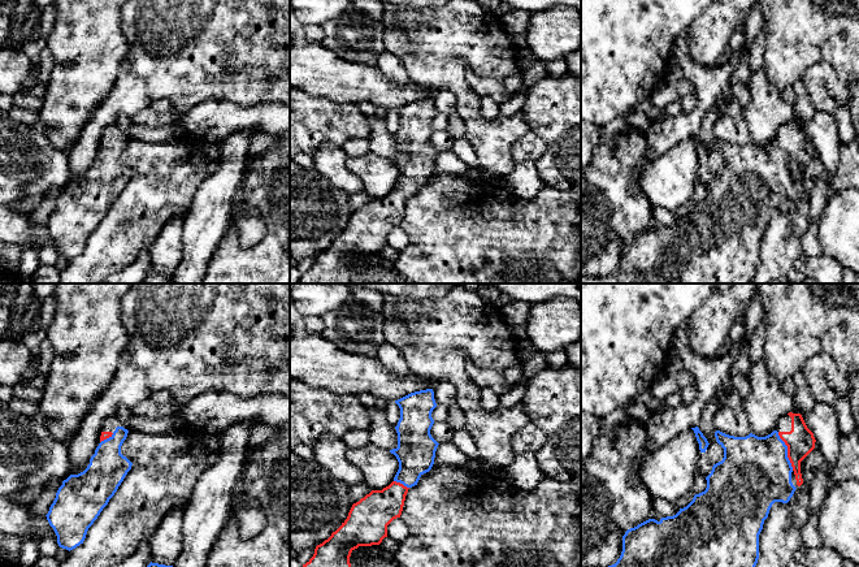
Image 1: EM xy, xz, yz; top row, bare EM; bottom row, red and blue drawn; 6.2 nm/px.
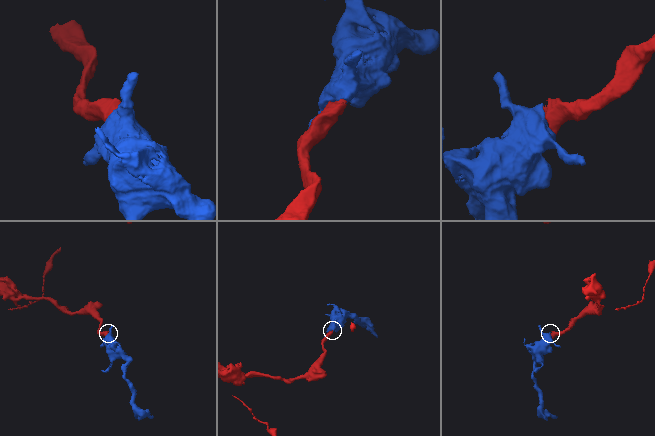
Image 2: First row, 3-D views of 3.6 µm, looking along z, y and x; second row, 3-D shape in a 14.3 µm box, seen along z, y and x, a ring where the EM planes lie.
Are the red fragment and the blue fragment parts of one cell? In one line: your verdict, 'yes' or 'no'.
yes

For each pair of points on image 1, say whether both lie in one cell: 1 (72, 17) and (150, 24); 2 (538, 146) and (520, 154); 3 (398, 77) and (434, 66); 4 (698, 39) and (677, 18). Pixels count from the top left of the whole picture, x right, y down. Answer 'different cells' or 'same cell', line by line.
1: different cells
2: same cell
3: different cells
4: different cells

